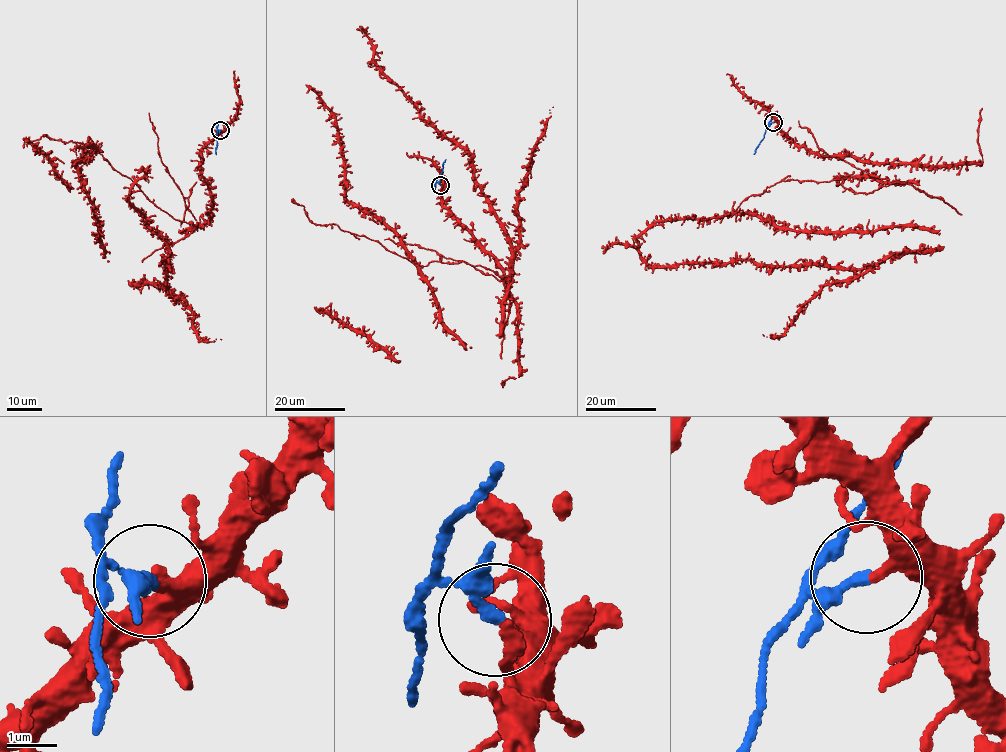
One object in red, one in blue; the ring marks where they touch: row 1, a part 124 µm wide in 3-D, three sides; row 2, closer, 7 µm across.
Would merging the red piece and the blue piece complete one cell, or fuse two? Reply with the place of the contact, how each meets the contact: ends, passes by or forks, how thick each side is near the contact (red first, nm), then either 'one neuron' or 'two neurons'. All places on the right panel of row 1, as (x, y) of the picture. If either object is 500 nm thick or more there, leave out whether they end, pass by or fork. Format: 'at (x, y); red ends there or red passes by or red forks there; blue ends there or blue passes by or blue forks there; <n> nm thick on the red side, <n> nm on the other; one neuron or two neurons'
at (773, 122); red ends there; blue passes by; 260 nm thick on the red side, 190 nm on the other; two neurons

